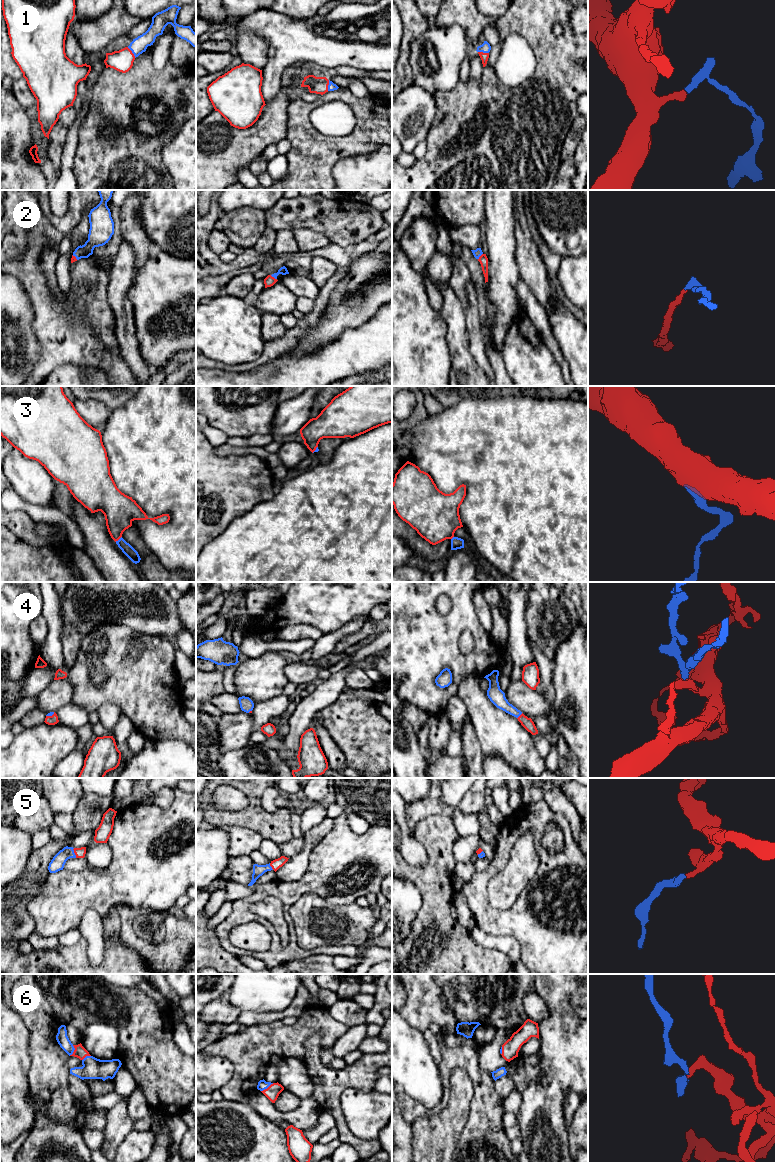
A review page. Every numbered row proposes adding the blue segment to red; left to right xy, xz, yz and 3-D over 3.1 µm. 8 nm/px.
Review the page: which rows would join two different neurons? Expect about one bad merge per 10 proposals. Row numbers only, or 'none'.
none

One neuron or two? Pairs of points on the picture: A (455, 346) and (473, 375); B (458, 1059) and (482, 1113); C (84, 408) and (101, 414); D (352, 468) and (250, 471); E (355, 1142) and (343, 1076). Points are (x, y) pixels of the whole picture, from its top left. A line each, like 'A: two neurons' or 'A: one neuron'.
A: one neuron
B: one neuron
C: one neuron
D: two neurons
E: one neuron

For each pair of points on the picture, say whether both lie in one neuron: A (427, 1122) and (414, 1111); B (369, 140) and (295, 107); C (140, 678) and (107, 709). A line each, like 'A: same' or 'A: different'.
A: different
B: same
C: different

